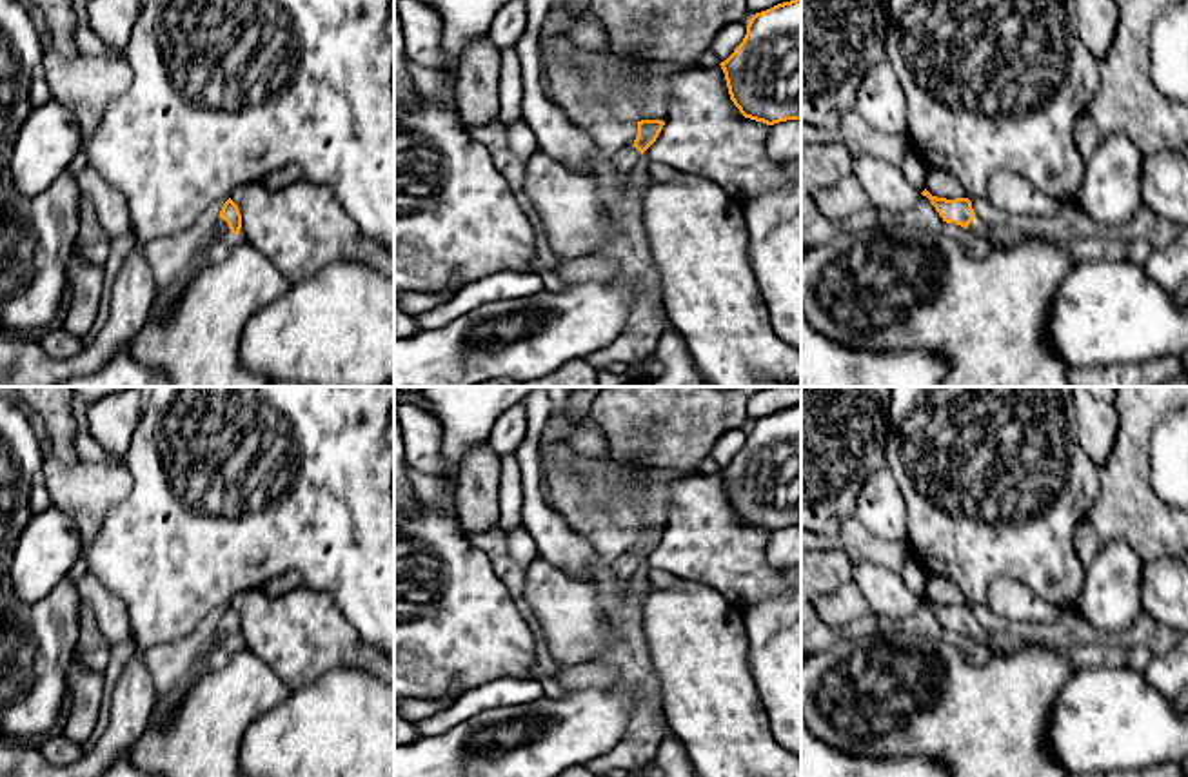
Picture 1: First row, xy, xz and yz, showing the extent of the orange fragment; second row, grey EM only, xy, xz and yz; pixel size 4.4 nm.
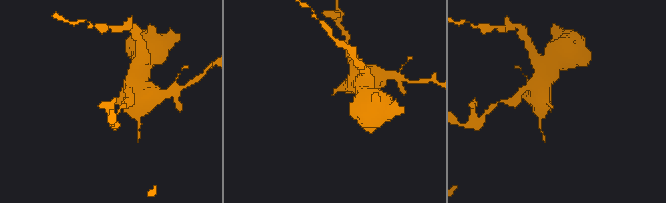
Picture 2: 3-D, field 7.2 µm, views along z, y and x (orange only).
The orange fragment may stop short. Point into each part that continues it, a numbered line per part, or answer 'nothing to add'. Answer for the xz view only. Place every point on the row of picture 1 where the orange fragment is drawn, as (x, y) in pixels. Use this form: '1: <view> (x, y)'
1: xz (623, 158)

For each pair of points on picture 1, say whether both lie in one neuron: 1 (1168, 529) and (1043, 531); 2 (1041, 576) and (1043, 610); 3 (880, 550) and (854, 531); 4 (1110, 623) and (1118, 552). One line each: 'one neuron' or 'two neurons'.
1: two neurons
2: two neurons
3: one neuron
4: one neuron

